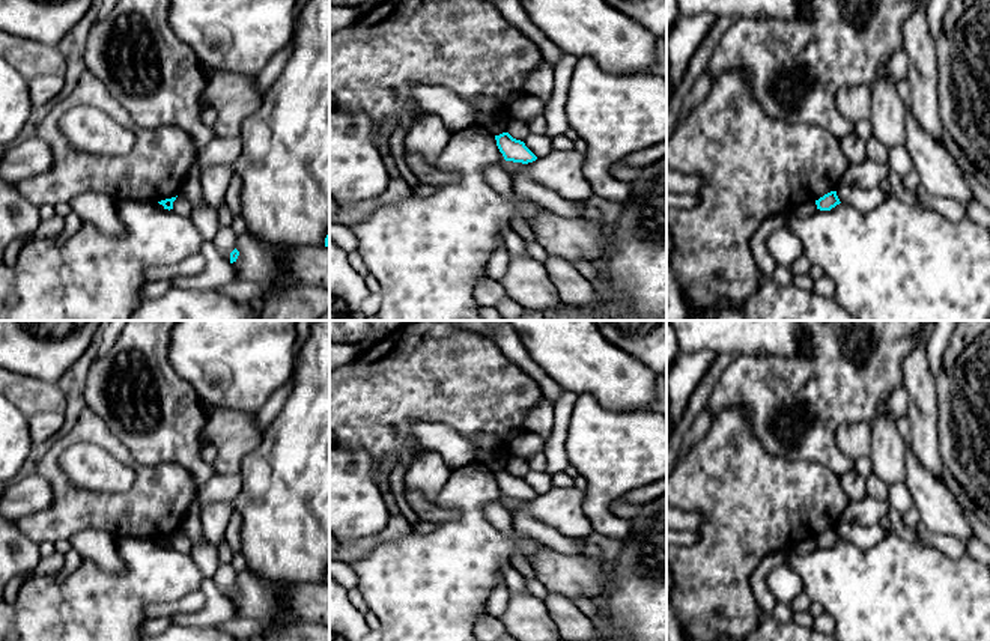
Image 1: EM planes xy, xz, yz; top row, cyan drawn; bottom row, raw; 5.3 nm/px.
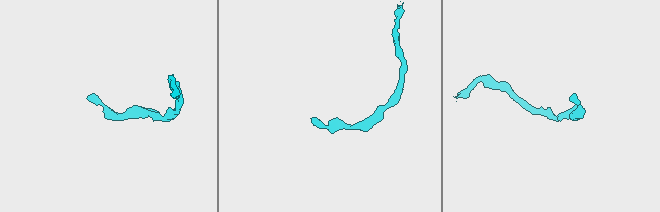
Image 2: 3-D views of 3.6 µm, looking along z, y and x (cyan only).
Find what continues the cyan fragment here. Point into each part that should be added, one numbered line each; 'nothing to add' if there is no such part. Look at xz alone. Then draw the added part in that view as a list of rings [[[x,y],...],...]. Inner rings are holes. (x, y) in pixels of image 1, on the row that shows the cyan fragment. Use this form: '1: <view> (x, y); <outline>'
nothing to add

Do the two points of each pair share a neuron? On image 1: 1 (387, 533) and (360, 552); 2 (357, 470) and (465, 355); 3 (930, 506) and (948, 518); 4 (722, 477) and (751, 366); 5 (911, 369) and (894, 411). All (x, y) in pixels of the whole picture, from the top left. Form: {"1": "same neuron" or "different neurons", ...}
{"1": "same neuron", "2": "different neurons", "3": "same neuron", "4": "different neurons", "5": "different neurons"}

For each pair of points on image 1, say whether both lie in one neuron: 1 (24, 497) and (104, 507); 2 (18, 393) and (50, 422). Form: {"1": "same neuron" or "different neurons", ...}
{"1": "different neurons", "2": "different neurons"}

